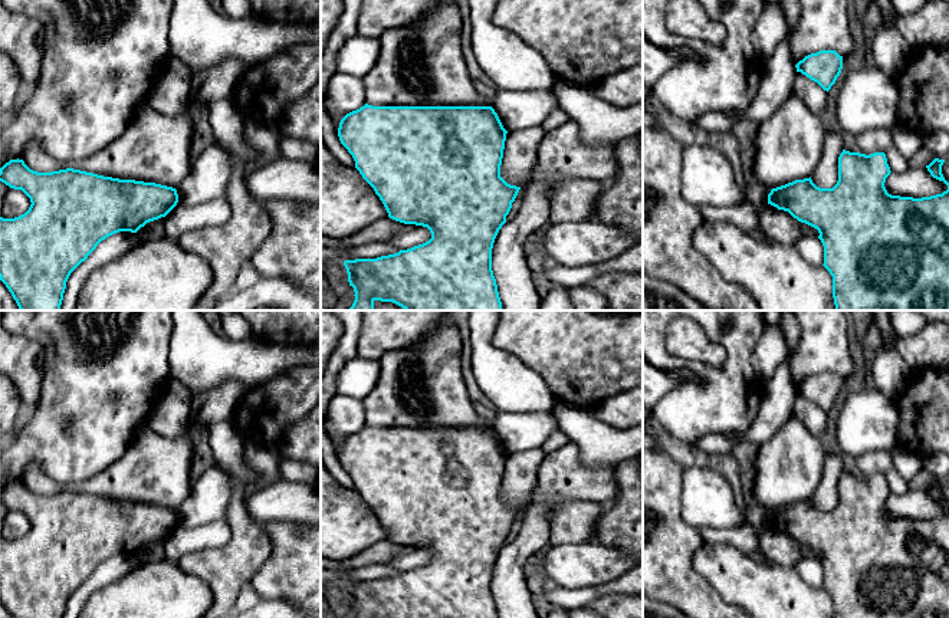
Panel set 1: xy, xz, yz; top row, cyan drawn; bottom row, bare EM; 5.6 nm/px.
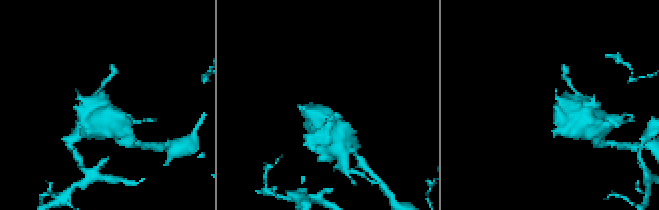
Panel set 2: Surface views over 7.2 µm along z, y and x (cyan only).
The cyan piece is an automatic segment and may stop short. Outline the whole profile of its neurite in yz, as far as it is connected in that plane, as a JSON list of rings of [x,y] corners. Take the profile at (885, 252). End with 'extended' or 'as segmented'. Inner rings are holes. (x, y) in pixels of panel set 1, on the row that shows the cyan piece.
[[[843,149],[838,157],[838,181],[833,188],[820,188],[810,177],[804,180],[795,180],[771,190],[768,194],[768,204],[776,207],[778,210],[788,211],[798,221],[818,230],[818,239],[824,246],[822,266],[833,276],[833,298],[835,310],[949,310],[949,183],[942,174],[943,162],[945,160],[935,158],[929,165],[926,165],[926,168],[933,178],[943,181],[948,185],[948,190],[942,194],[922,198],[900,197],[887,193],[884,183],[891,171],[884,152],[866,155],[845,149]]] | as segmented

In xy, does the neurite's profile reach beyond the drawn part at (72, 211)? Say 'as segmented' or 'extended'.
as segmented

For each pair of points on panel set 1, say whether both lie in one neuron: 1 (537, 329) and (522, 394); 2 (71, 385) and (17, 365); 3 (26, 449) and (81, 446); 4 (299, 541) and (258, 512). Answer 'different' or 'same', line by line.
1: different
2: different
3: same
4: different

